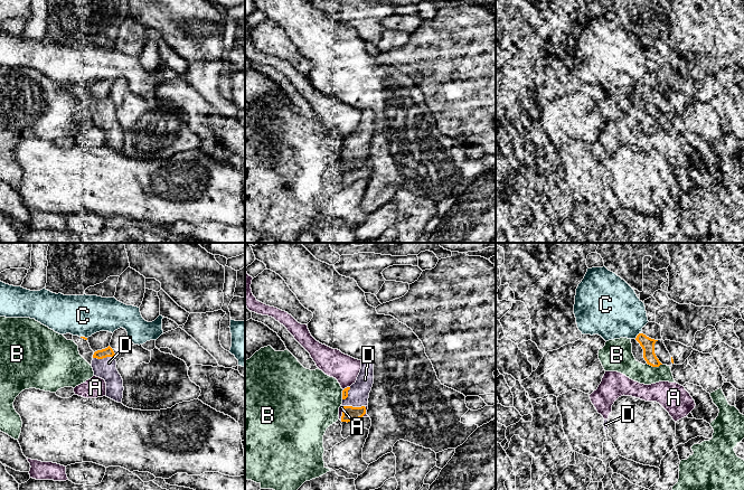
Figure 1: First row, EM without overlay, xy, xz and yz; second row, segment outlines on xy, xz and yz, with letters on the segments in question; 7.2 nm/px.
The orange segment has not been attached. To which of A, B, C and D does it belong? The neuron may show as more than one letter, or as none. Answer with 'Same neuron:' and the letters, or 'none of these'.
Same neuron: D

